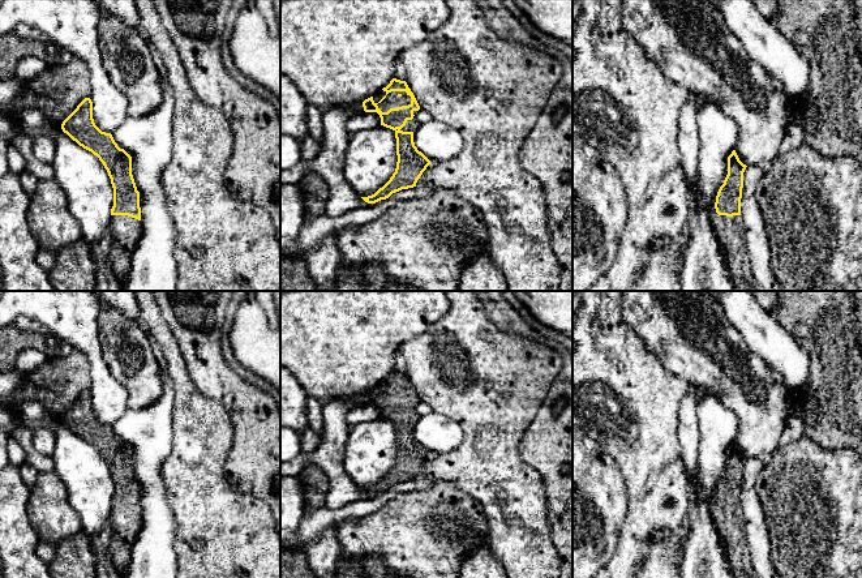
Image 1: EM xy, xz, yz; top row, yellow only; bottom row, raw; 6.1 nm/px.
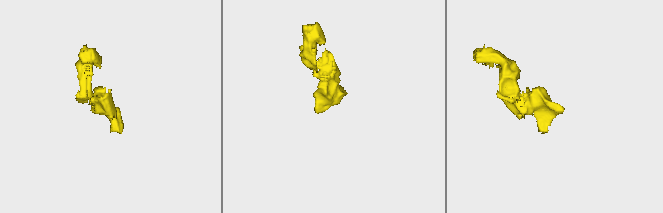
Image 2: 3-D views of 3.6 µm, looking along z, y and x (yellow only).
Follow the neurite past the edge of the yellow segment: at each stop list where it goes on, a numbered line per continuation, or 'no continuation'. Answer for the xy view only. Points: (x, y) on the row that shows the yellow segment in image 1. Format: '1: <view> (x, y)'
1: xy (125, 231)

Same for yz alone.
1: yz (729, 230)

